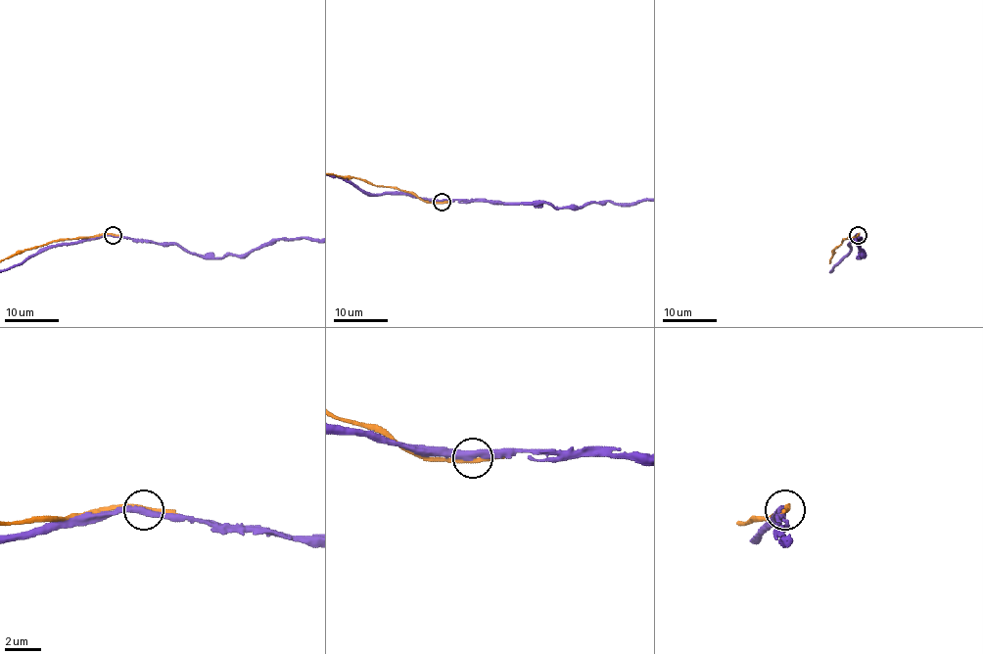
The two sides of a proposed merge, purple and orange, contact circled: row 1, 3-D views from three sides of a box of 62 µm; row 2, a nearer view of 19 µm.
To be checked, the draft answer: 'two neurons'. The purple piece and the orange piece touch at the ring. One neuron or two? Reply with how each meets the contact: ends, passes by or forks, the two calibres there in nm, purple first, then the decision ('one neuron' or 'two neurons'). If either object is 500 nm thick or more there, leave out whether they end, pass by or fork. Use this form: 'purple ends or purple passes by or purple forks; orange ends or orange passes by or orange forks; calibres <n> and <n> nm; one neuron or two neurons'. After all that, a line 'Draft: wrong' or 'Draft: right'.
purple passes by; orange passes by; calibres 360 and 240 nm; two neurons
Draft: right

